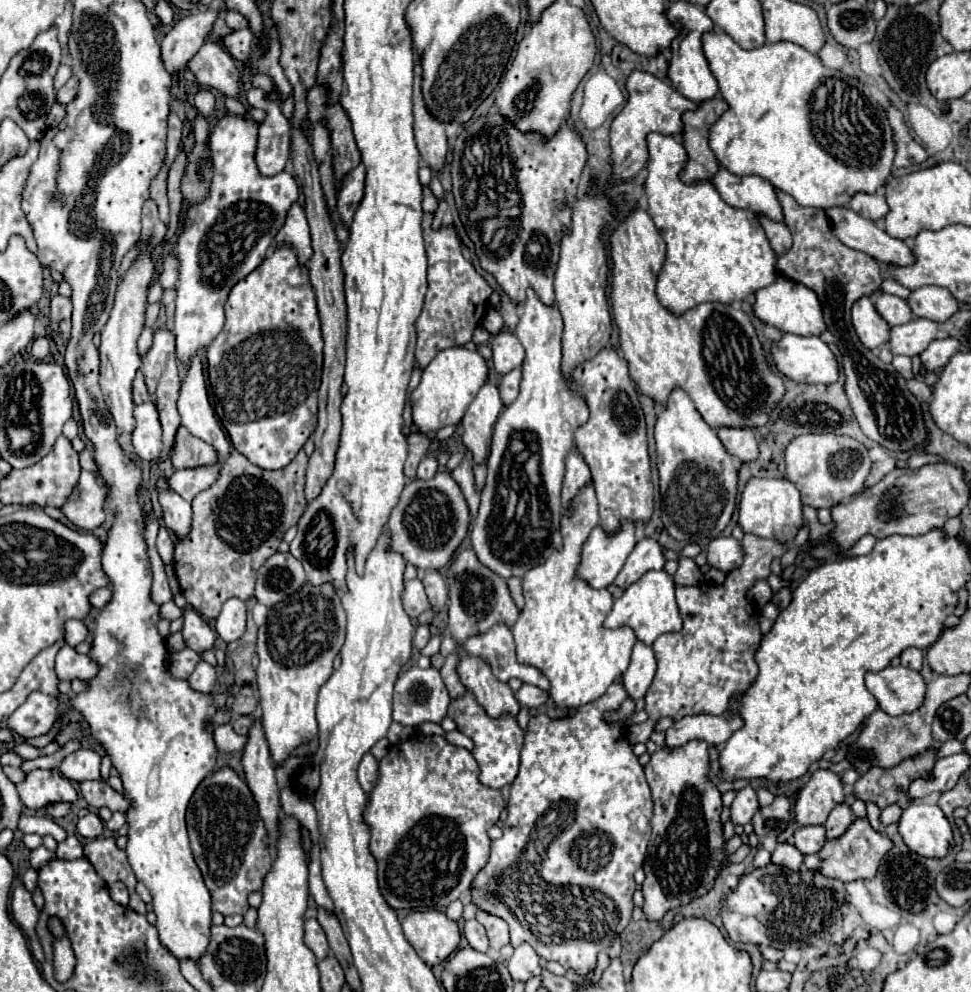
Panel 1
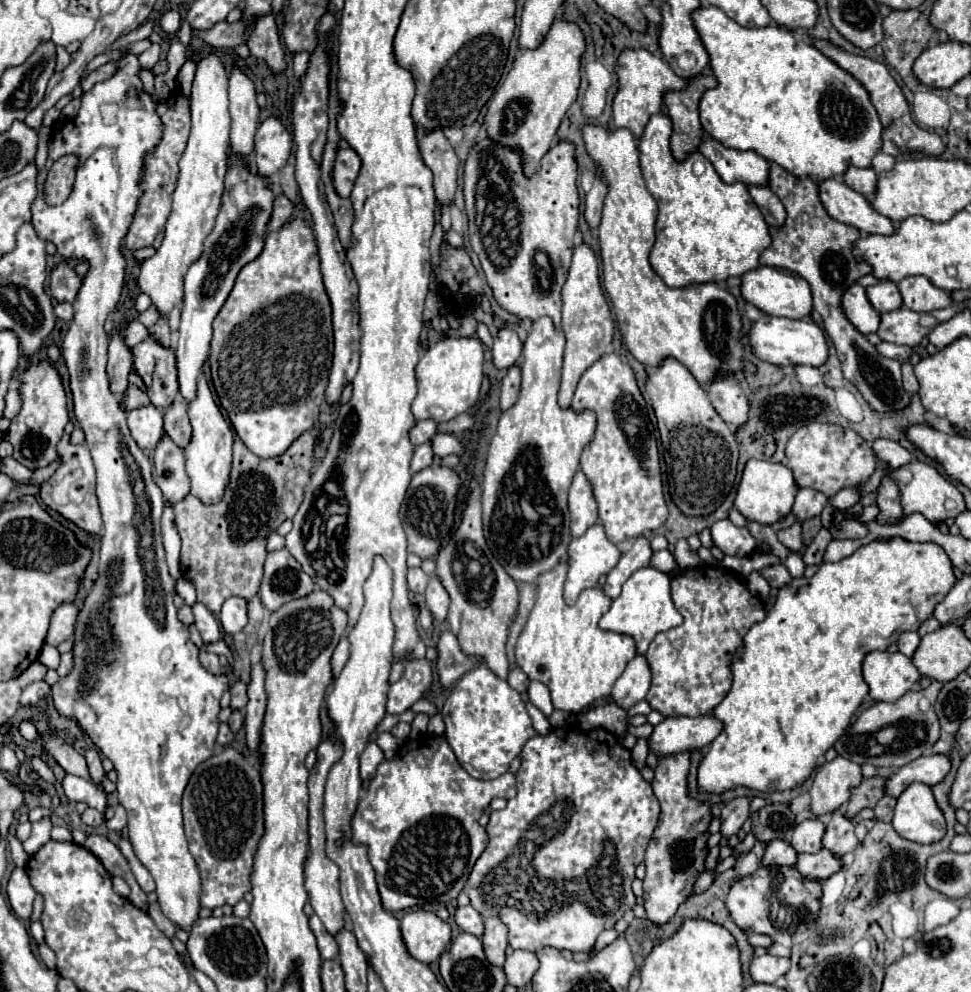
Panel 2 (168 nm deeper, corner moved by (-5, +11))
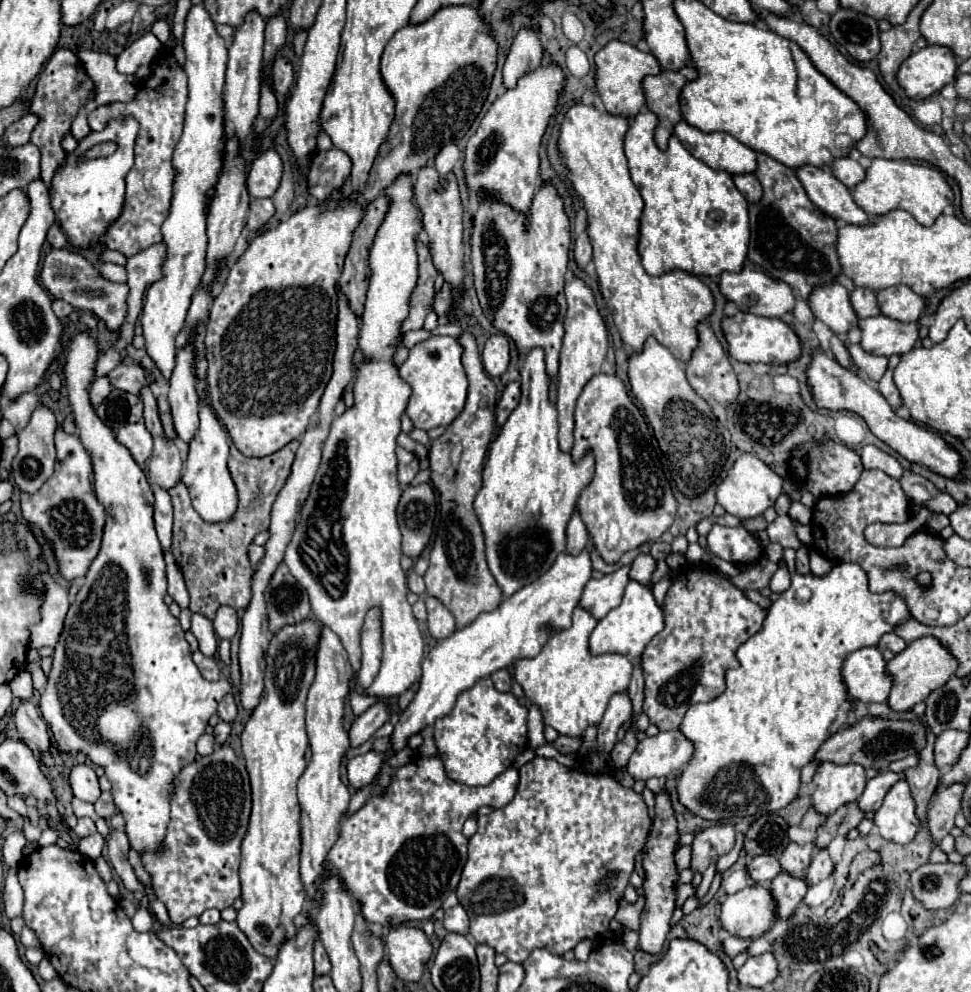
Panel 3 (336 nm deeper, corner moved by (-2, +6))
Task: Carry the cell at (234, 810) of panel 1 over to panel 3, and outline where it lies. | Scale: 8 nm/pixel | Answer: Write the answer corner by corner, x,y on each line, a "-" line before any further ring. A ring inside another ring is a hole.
220,745
208,757
198,757
194,763
186,765
174,783
174,793
170,799
172,817
166,835
166,851
164,853
144,853
142,863
146,871
152,875
152,887
156,897
166,905
170,919
174,925
184,923
188,917
200,917
206,909
226,909
240,897
240,843
246,835
246,827
250,821
250,779
242,759
236,753

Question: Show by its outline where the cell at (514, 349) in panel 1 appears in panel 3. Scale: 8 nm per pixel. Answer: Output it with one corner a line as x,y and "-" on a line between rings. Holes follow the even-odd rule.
492,335
482,351
482,365
490,377
500,377
510,365
510,341
506,335

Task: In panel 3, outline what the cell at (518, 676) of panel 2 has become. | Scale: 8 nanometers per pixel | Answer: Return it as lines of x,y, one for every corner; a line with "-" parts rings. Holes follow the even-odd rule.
504,667
504,669
498,669
498,671
492,673
490,677
492,677
494,687
496,687
498,691
510,691
510,689
512,689
512,675
510,675
510,671
508,671
506,667

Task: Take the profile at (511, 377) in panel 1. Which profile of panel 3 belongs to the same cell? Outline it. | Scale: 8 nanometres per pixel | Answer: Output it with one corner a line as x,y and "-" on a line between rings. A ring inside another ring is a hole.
512,381
512,383
508,383
504,387
502,397
500,397
498,405
496,405
496,423
500,427
506,423
508,415
514,411
514,407
518,405
518,401
520,401
520,385
516,381

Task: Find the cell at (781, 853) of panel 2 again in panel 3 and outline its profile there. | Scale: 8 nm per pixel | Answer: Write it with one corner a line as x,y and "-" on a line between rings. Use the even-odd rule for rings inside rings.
758,855
750,861
750,865
746,867
750,877
756,881
756,883
764,883
764,881
772,881
780,871
780,863
778,863
778,857
774,855

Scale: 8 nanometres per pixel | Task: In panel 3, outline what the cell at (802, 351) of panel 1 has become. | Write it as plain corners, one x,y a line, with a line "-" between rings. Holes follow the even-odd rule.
738,313
734,317
724,317
722,327
724,327
726,341
730,345
730,355
736,361
788,365
788,363
800,359
800,355
802,355
800,337
782,319
768,319
768,317
760,317
760,315
752,315
752,313

